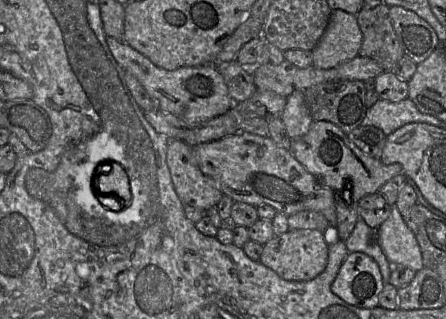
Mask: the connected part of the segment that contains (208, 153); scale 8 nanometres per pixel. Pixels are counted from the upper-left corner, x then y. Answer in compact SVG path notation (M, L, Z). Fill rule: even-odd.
M236 133L219 140L191 146L199 169L215 181L218 189L233 201L244 202L255 207L270 205L278 212L290 216L294 213L311 210L322 213L330 223L336 225L334 191L322 184L293 156L290 150L276 144L270 137L250 133Z

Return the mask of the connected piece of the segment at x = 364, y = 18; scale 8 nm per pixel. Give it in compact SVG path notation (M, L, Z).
M386 4L373 8L363 6L356 18L363 35L358 55L374 60L383 68L383 71L392 72L399 60L404 56L404 51L394 31L389 15L389 7Z

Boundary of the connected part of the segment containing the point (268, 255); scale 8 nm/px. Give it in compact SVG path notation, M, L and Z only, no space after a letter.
M298 229L274 236L263 245L260 263L289 281L309 281L320 275L326 268L329 244L326 235L319 230Z

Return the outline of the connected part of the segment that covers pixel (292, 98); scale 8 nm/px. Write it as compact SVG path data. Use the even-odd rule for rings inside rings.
M294 91L286 98L286 105L280 118L291 139L306 134L313 123L305 95L302 91Z

